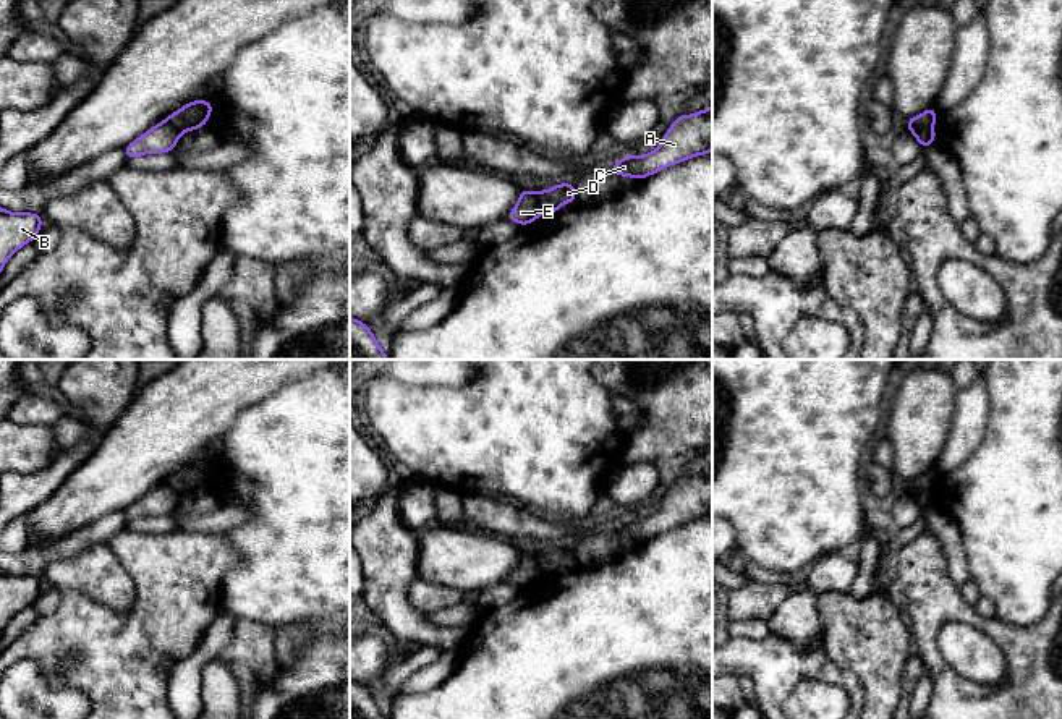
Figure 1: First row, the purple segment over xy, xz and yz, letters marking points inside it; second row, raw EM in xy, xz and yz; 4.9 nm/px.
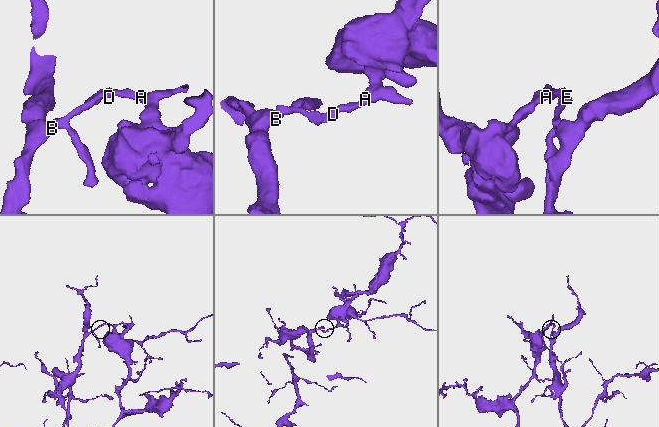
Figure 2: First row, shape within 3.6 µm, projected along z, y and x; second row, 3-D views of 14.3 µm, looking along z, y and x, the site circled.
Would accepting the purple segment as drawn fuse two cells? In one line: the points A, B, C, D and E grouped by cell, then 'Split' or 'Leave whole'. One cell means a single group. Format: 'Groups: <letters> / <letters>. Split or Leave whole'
Groups: A C D / B E. Split

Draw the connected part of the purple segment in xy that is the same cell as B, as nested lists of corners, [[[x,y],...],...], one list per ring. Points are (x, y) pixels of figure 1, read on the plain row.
[[[0,570],[0,636],[6,623],[34,604],[42,591],[42,576],[10,575]]]

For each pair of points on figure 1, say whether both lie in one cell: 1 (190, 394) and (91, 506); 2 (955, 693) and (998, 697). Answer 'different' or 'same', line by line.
1: same
2: same

